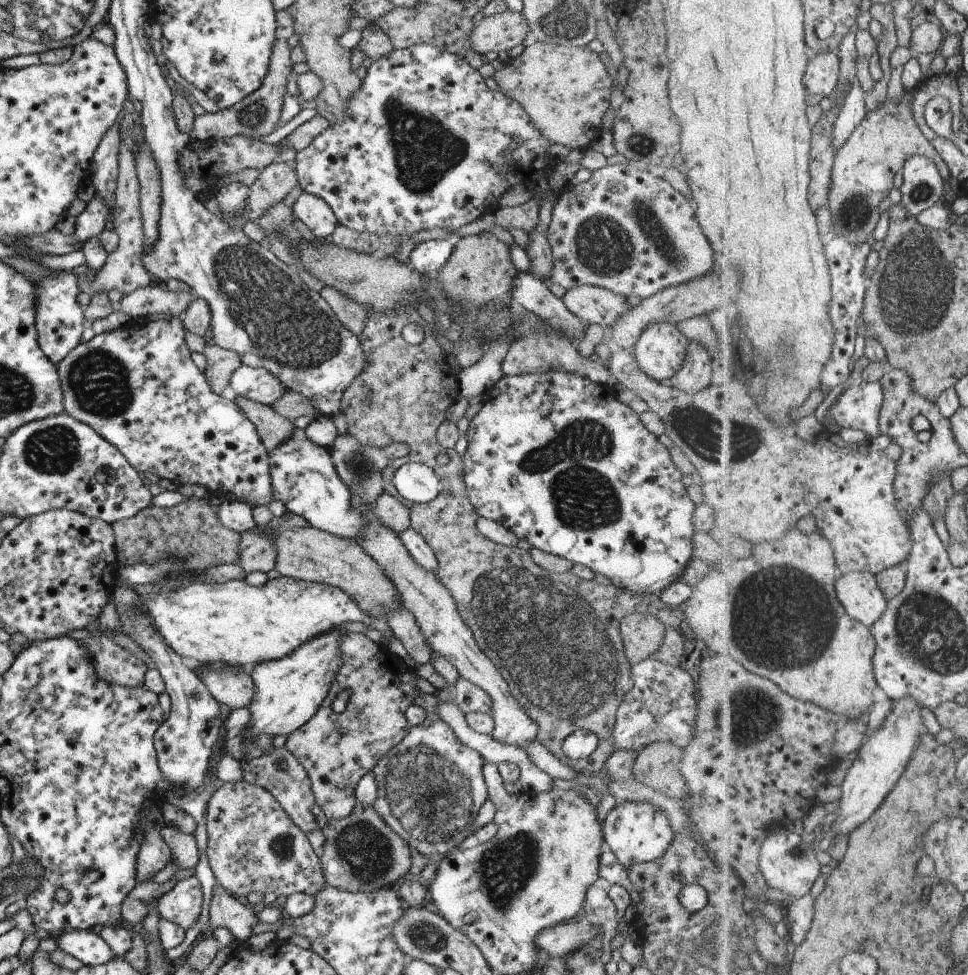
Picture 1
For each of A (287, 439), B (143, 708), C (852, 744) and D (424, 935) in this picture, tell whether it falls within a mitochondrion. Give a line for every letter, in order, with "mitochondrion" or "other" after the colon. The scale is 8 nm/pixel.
A: other
B: other
C: other
D: mitochondrion

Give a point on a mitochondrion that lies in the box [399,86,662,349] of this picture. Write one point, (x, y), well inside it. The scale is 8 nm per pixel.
(644, 144)

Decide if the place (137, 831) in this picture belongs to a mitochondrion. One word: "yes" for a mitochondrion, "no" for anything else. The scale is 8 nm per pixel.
no

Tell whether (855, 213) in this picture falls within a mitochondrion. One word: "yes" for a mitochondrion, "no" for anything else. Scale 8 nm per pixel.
yes

